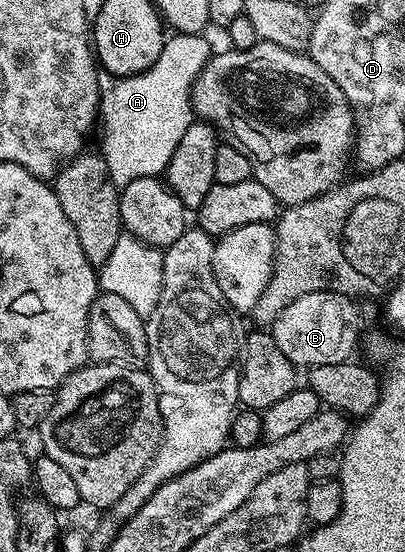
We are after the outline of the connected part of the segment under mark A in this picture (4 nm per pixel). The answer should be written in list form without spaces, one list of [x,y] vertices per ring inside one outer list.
[[[173,33],[166,38],[159,53],[159,61],[139,75],[114,77],[108,73],[101,75],[101,110],[99,115],[109,115],[109,123],[187,123],[195,121],[193,110],[193,85],[199,73],[208,65],[211,58],[209,43],[204,34],[182,35]]]

